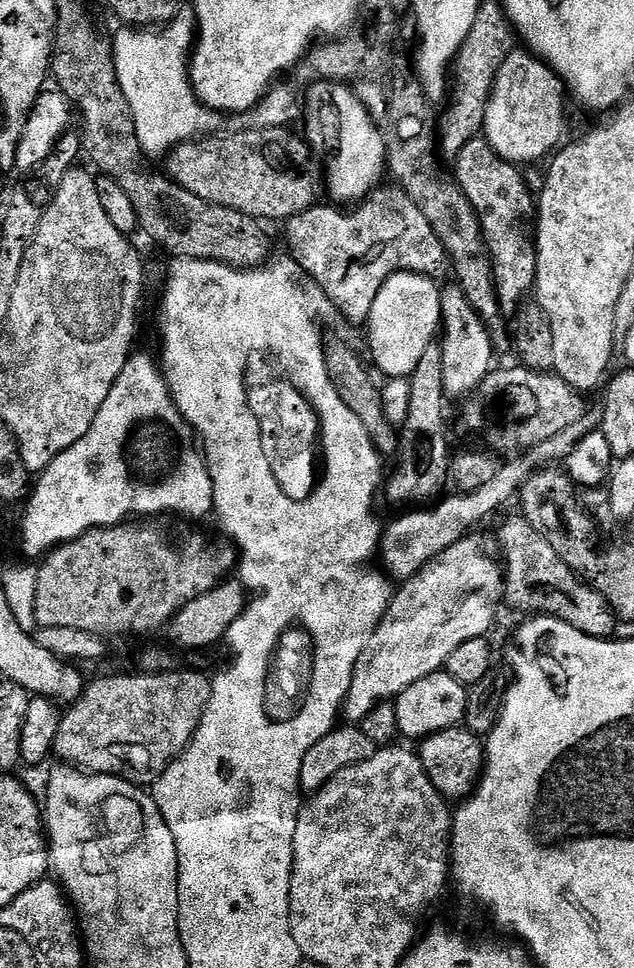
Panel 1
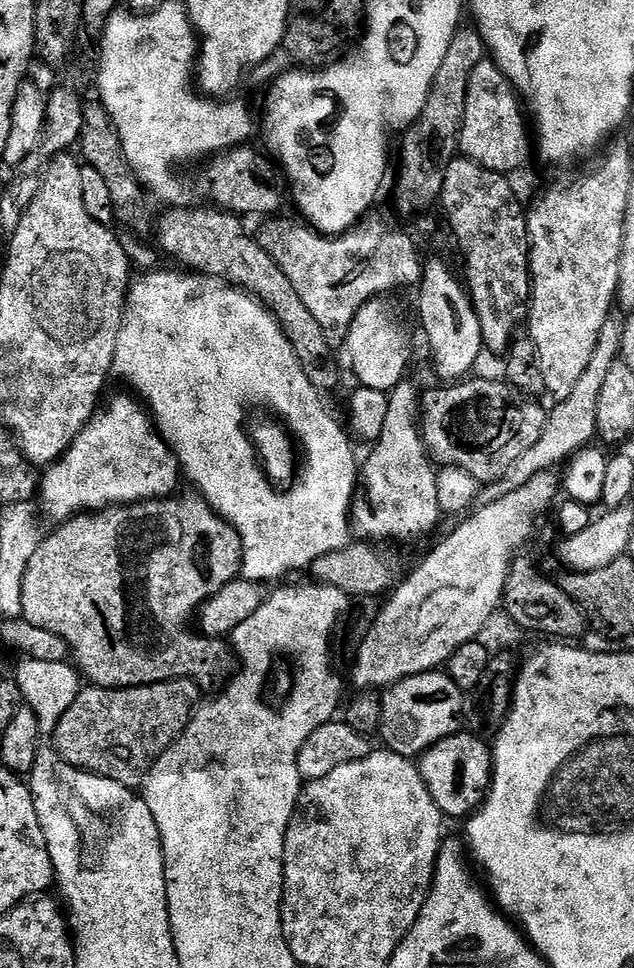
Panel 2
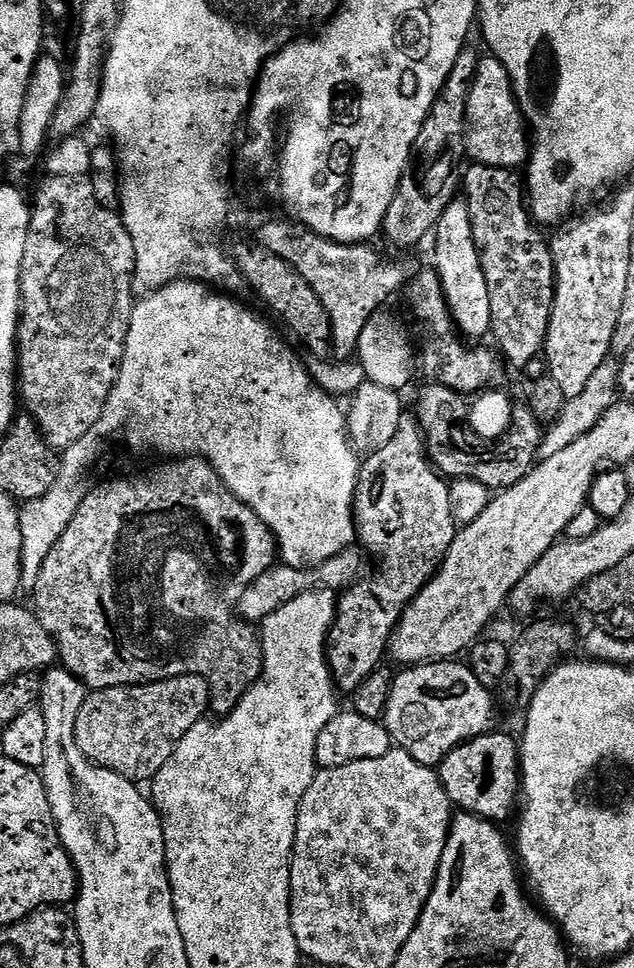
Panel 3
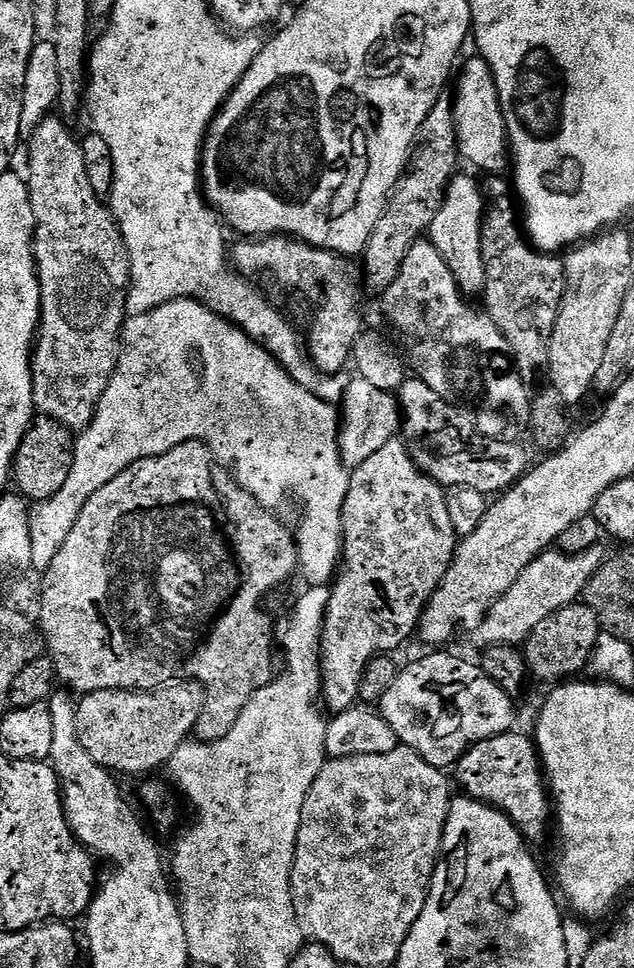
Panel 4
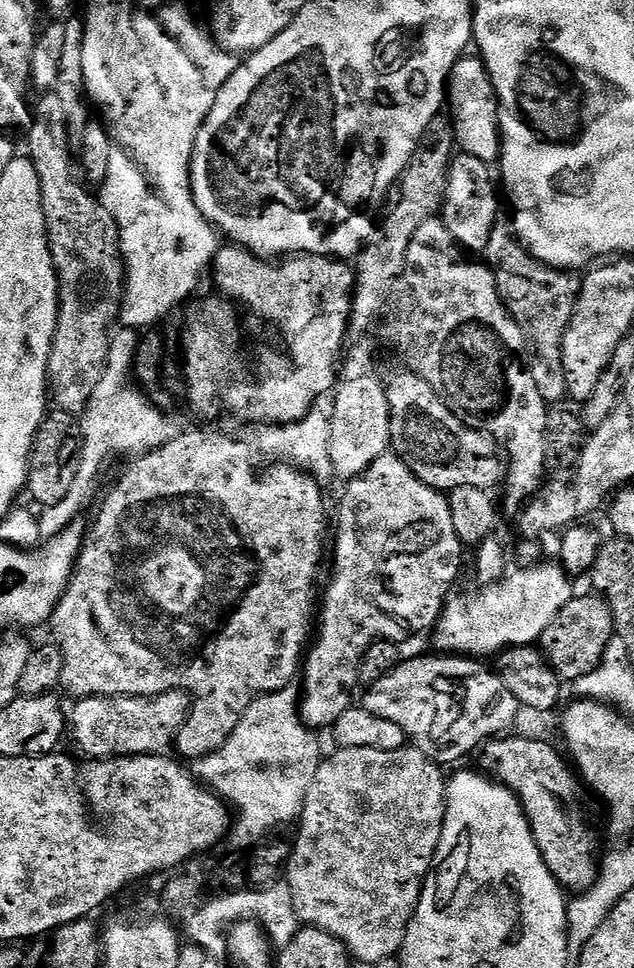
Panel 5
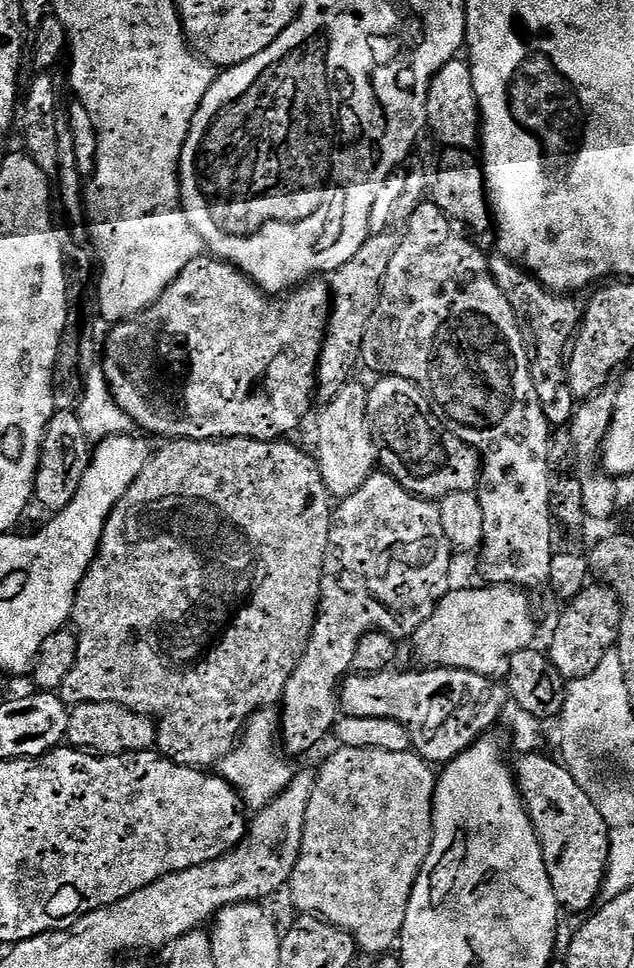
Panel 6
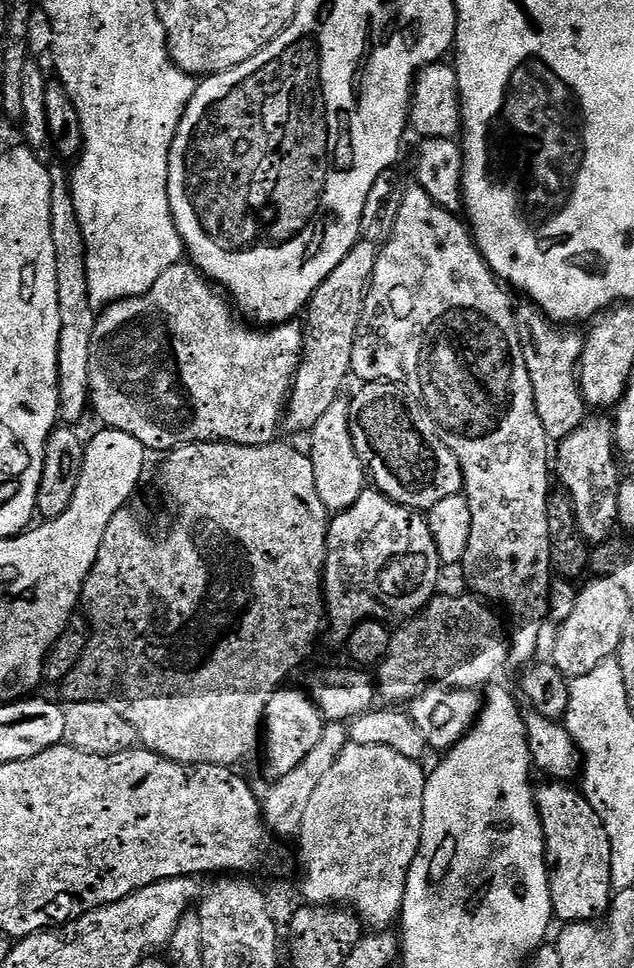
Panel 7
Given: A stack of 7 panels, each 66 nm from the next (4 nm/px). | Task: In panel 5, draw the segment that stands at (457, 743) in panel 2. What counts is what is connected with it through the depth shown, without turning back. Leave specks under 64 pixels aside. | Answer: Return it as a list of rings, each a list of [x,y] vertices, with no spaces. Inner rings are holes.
[[[508,734],[503,738],[493,738],[483,745],[482,751],[479,753],[479,756],[481,755],[481,766],[479,765],[479,767],[485,773],[494,774],[495,779],[509,788],[513,795],[520,800],[530,830],[534,834],[534,842],[538,846],[550,874],[554,874],[554,878],[560,883],[561,888],[572,894],[585,893],[588,888],[592,888],[596,884],[598,856],[596,858],[596,836],[592,833],[592,828],[588,825],[583,810],[580,809],[579,798],[576,797],[581,788],[577,775],[570,767],[569,761],[562,755],[559,747],[556,749],[554,745],[547,744],[544,740],[527,740],[524,736],[512,735]]]

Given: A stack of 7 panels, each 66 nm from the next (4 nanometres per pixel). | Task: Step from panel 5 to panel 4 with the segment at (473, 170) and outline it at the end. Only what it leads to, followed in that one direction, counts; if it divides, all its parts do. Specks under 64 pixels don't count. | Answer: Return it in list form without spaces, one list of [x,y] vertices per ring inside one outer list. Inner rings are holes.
[[[457,174],[448,183],[448,193],[444,195],[444,204],[440,212],[434,214],[434,222],[429,226],[426,236],[450,266],[454,278],[469,293],[484,291],[484,263],[482,262],[482,226],[486,193],[481,181],[472,176]]]

